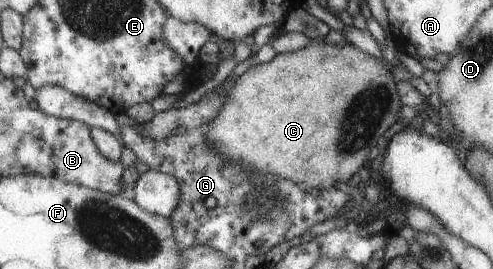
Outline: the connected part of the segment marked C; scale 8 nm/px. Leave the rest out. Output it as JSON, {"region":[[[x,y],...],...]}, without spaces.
{"region":[[[316,40],[300,49],[275,54],[266,63],[250,66],[242,75],[237,77],[235,84],[229,89],[219,113],[206,123],[204,133],[207,142],[223,157],[223,164],[228,162],[236,163],[238,159],[242,159],[242,163],[254,165],[256,171],[278,175],[278,177],[291,182],[294,181],[294,183],[302,183],[303,186],[307,187],[306,190],[310,188],[321,190],[322,188],[329,188],[337,181],[348,181],[352,173],[362,165],[362,161],[366,159],[368,151],[376,146],[376,141],[382,137],[382,133],[396,121],[398,109],[400,109],[400,101],[398,101],[398,95],[396,95],[396,89],[394,89],[392,75],[390,75],[390,70],[382,62],[362,52],[362,50],[350,43],[332,45],[322,42],[322,40]]]}

